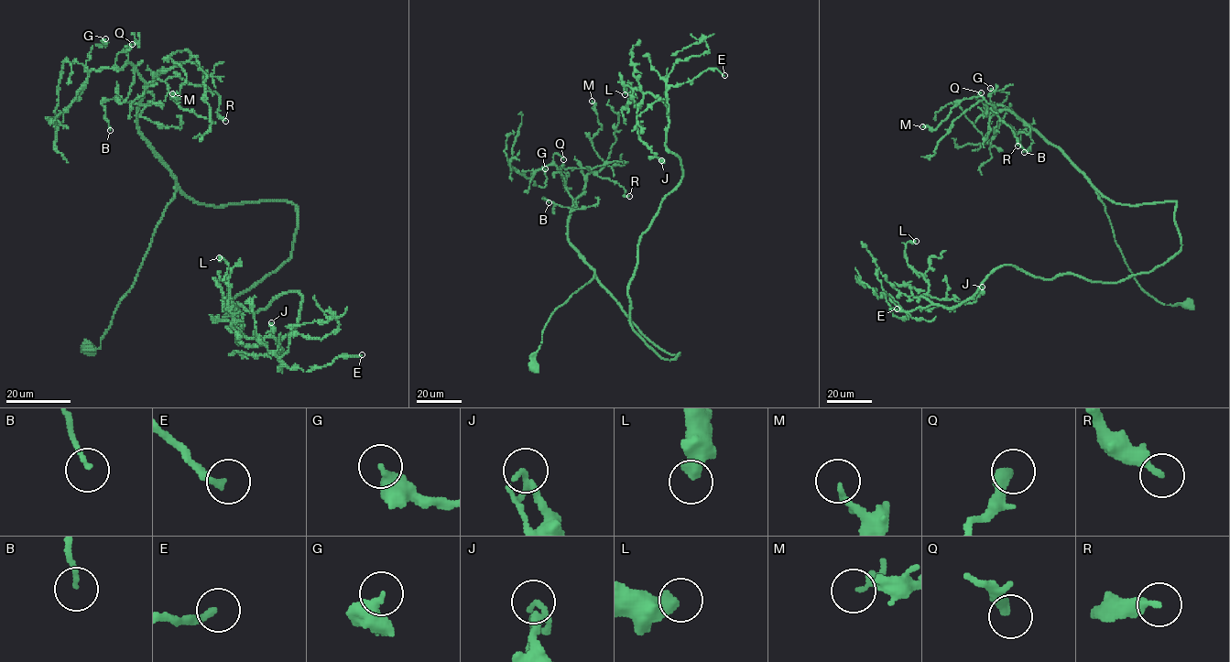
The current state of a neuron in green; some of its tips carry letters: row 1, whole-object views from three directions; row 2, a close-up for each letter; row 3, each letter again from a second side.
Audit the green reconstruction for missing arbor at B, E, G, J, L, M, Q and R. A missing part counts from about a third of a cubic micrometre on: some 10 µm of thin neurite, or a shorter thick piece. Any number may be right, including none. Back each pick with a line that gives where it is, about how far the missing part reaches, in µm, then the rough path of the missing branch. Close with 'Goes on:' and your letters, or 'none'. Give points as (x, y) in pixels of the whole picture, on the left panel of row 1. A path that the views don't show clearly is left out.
Goes on: none

